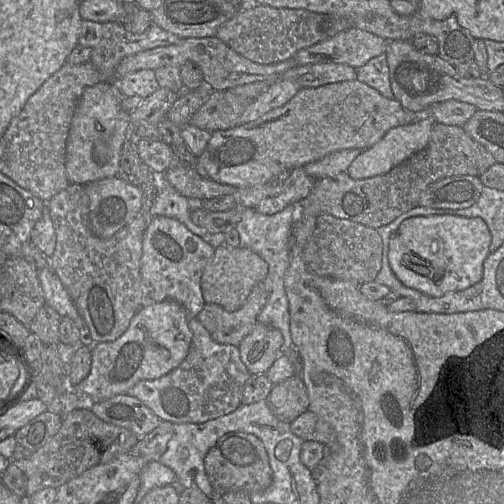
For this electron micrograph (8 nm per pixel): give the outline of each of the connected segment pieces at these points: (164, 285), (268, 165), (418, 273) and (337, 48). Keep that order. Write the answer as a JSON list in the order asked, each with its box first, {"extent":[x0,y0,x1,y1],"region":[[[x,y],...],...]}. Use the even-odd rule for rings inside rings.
[{"extent":[140,216,214,319],"region":[[[166,216],[151,217],[142,241],[142,255],[140,259],[141,307],[164,300],[173,300],[183,306],[189,319],[197,317],[206,304],[201,290],[201,276],[214,252],[214,247],[201,237],[193,234],[180,221]]]},{"extent":[195,80,421,187],"region":[[[358,80],[331,83],[316,88],[303,88],[285,105],[272,109],[255,121],[227,130],[212,132],[206,149],[197,158],[195,170],[221,184],[251,187],[271,182],[284,170],[303,167],[343,149],[368,149],[390,129],[410,124],[421,114],[405,109],[397,99],[388,99]]]},{"extent":[388,216,491,297],"region":[[[417,216],[404,220],[389,240],[388,261],[407,287],[432,297],[467,289],[483,277],[483,263],[491,253],[490,231],[480,217]]]},{"extent":[293,27,388,69],"region":[[[351,27],[339,32],[335,36],[299,50],[293,60],[296,66],[317,63],[341,63],[357,69],[366,64],[370,59],[386,53],[388,40],[360,28]]]}]

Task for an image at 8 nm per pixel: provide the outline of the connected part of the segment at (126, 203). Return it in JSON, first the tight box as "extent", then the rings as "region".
{"extent":[87,176,142,239],"region":[[[118,176],[87,185],[89,224],[98,238],[106,239],[141,214],[142,191]]]}

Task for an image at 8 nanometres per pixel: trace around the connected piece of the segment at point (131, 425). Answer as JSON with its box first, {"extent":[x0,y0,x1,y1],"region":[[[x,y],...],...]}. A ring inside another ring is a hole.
{"extent":[91,394,163,440],"region":[[[128,394],[95,402],[91,411],[107,423],[127,428],[138,437],[138,440],[163,421],[141,400]]]}

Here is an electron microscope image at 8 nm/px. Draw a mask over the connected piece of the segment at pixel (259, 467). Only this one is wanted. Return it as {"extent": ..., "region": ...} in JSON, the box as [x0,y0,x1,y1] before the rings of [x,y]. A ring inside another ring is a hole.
{"extent":[204,432,273,494],"region":[[[246,432],[223,435],[208,451],[204,459],[206,474],[214,491],[245,491],[248,494],[266,490],[273,481],[269,458],[262,441]]]}

